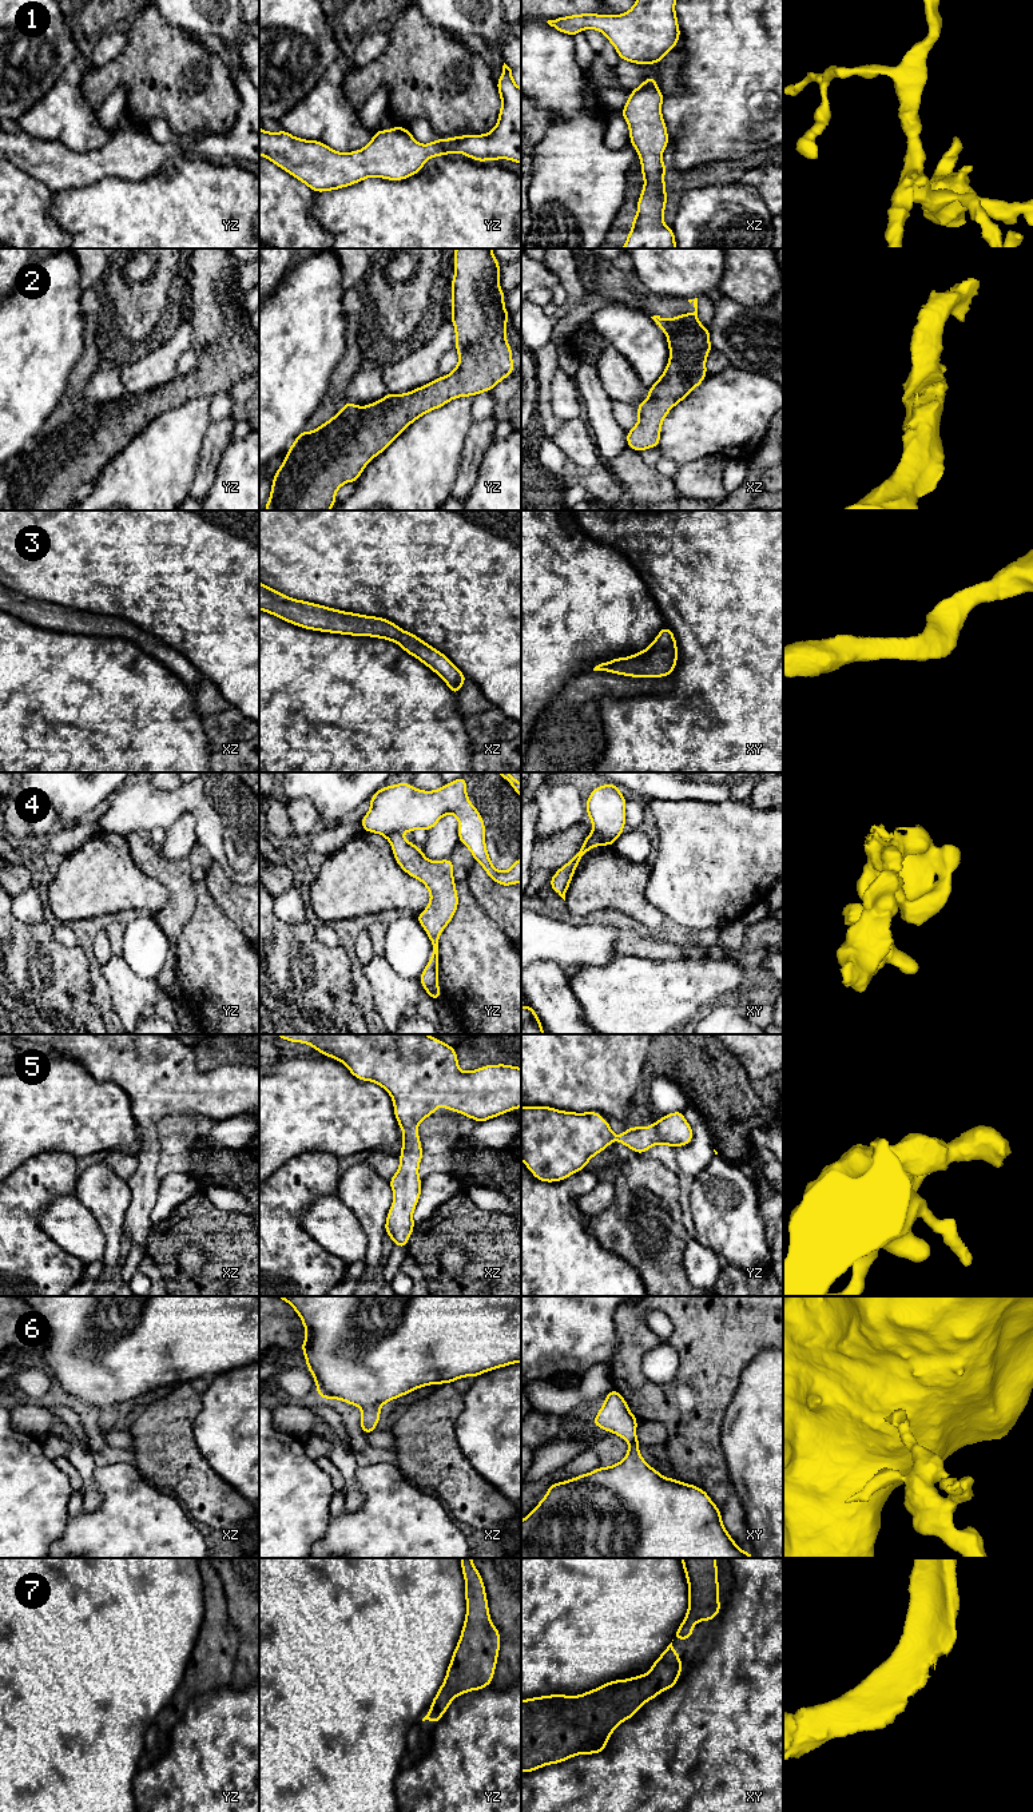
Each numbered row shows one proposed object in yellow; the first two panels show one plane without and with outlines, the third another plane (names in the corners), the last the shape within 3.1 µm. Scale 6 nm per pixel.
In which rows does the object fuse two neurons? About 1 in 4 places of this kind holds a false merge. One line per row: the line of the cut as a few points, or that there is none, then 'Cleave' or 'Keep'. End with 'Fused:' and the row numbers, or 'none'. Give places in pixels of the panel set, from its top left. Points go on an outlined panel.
1: No split. Keep
2: No split. Keep
3: No split. Keep
4: Split along xy (592, 831), (614, 841). Cleave
5: No split. Keep
6: No split. Keep
7: No split. Keep
Fused: 4

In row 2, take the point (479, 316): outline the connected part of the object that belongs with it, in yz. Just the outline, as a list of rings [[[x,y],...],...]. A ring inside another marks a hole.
[[[456,249],[453,258],[450,319],[456,331],[457,367],[446,377],[437,377],[430,384],[404,394],[388,393],[367,406],[355,406],[346,400],[343,408],[318,429],[310,433],[303,429],[273,477],[265,510],[330,510],[337,504],[337,490],[345,482],[355,482],[365,466],[412,422],[454,398],[492,392],[500,381],[512,374],[512,347],[505,333],[506,319],[512,317],[504,307],[505,295],[498,285],[501,267],[492,249]]]

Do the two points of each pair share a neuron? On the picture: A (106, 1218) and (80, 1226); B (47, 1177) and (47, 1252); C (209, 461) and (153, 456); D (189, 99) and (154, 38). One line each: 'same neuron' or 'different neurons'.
A: different neurons
B: same neuron
C: different neurons
D: same neuron

